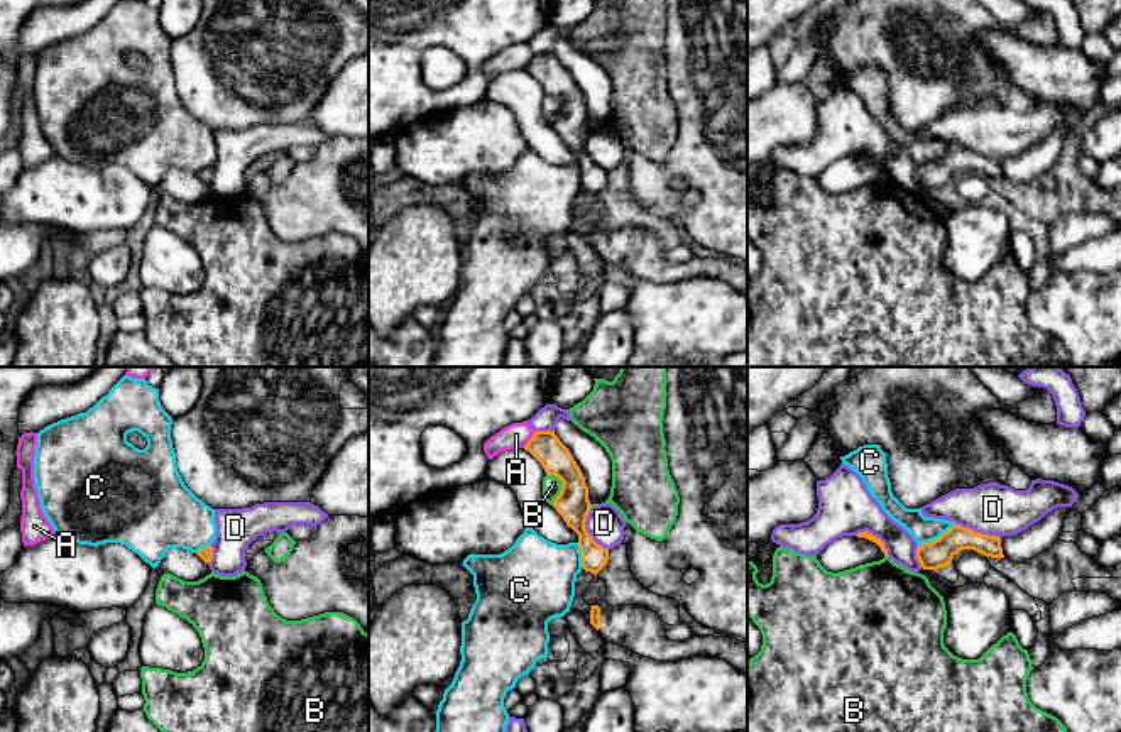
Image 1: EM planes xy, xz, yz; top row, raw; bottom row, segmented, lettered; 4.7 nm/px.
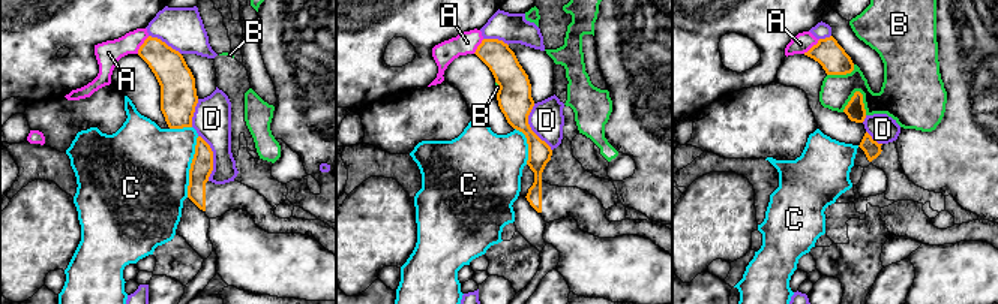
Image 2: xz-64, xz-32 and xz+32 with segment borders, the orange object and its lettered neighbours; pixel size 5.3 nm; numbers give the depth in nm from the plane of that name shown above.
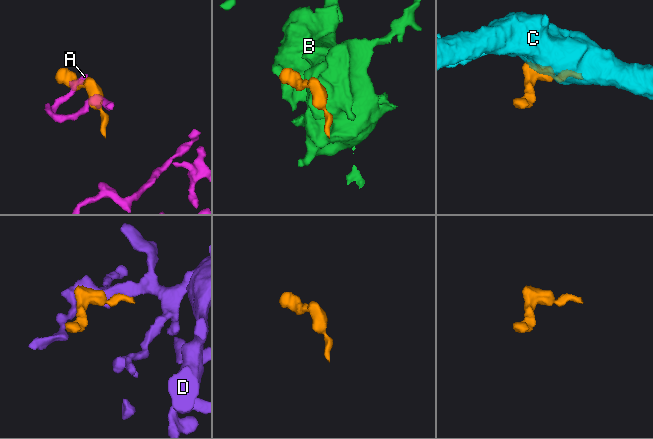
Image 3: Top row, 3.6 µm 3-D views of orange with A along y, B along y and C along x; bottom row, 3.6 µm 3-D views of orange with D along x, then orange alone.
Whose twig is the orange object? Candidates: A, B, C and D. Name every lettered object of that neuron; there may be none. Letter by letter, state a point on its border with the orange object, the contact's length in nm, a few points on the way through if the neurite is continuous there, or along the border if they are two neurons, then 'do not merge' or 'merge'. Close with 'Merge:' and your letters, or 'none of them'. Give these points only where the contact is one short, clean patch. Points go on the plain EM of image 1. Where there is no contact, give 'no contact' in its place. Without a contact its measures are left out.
A: contact xz (530, 61); length 100 nm; border xz (535, 53), (523, 68); do not merge
B: contact xz (562, 107); length 160 nm; do not merge
C: contact yz (935, 161); length 200 nm; do not merge
D: contact xz (585, 152); length 220 nm; do not merge
Merge: none of them

